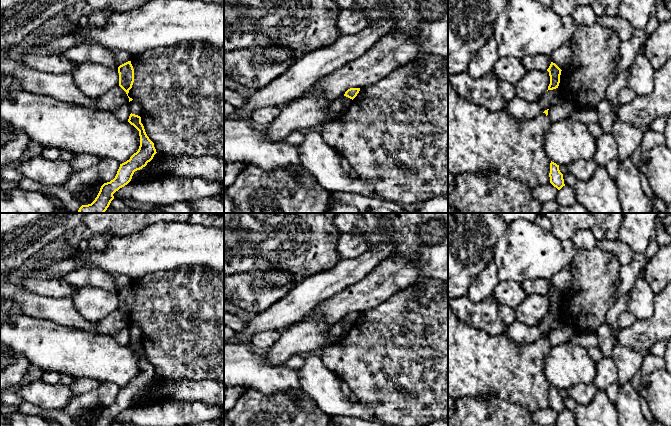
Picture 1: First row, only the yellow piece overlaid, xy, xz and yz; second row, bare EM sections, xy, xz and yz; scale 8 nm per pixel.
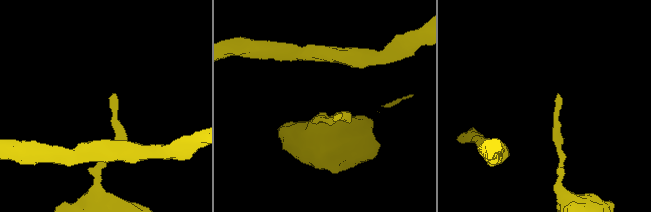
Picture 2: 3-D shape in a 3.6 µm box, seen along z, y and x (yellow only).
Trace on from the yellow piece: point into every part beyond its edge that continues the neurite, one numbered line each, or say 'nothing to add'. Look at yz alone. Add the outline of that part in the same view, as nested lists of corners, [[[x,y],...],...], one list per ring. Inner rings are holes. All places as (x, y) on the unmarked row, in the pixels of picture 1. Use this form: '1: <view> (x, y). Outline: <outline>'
nothing to add

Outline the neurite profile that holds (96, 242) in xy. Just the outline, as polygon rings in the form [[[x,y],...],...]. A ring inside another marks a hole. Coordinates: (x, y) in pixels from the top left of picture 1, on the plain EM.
[[[109,233],[102,235],[91,235],[88,242],[87,250],[102,251],[107,246],[113,236]]]

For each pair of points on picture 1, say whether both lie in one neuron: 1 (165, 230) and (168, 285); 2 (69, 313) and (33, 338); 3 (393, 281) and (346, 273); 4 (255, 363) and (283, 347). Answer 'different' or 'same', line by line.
1: different
2: different
3: different
4: different

